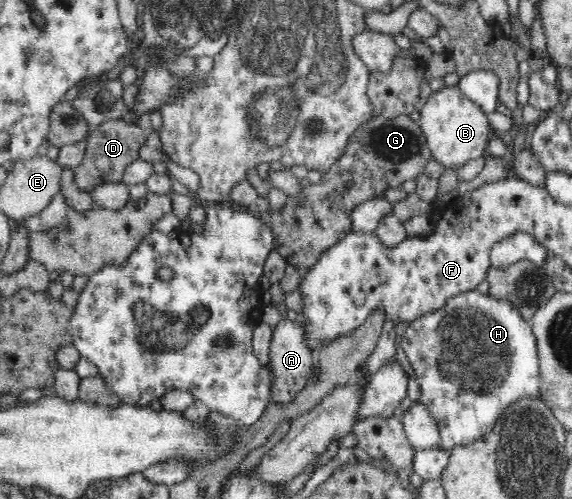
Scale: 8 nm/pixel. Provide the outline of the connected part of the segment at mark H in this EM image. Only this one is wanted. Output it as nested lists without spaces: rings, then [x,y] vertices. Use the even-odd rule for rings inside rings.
[[[477,290],[458,293],[443,307],[426,312],[410,323],[404,330],[401,344],[421,386],[420,401],[437,422],[440,447],[448,452],[453,447],[473,444],[479,437],[485,436],[493,428],[502,409],[519,396],[536,396],[543,400],[535,334],[530,322],[507,300],[499,300],[489,294],[481,295]]]

